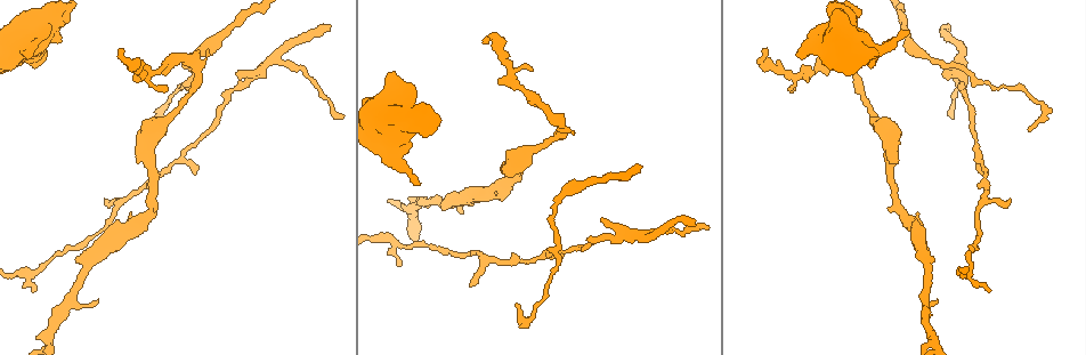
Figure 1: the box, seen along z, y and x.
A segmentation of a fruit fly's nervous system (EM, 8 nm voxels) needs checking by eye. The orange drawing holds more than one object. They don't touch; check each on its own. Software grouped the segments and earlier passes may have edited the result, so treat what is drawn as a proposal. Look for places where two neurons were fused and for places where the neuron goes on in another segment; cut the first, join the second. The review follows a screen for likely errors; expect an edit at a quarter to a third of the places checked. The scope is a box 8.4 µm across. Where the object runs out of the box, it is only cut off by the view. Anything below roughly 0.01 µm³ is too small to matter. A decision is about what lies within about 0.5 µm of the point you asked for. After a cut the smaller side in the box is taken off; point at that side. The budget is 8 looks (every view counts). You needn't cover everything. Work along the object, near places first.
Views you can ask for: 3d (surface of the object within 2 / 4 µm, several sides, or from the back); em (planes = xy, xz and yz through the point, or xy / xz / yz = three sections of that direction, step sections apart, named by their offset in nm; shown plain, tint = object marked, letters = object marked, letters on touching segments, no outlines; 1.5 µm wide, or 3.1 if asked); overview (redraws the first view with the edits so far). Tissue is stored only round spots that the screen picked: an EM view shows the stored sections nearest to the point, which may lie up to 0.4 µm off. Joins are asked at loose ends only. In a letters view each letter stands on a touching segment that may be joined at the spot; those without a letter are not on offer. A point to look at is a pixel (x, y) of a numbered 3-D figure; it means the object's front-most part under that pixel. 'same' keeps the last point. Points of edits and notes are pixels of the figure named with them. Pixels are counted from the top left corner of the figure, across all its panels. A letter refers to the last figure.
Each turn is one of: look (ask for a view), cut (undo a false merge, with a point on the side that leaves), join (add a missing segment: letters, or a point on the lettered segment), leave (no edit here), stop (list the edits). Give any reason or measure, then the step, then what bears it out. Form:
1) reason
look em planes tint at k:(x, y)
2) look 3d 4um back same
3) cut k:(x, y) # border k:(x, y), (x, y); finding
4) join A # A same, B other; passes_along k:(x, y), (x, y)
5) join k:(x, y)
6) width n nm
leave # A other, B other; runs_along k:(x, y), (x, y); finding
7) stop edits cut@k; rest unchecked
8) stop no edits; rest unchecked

free end
look 3d 2um at 1:(27, 56)

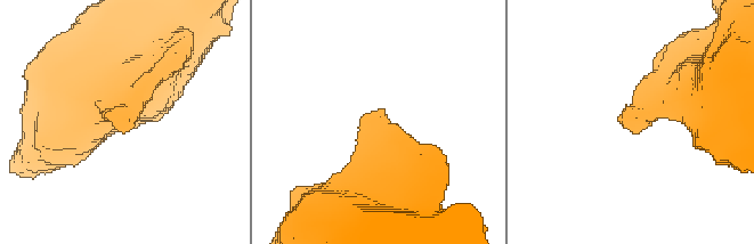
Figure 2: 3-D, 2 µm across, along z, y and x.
need the tissue
look em yz step 8 tint at 2:(379, 109)

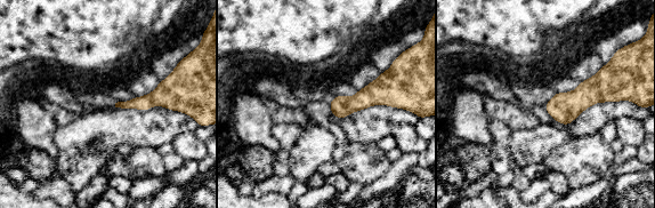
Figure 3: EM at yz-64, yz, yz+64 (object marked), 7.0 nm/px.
look em yz step 8 letters same

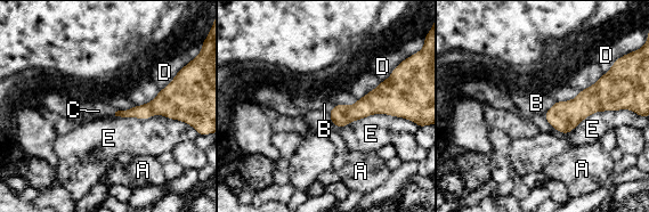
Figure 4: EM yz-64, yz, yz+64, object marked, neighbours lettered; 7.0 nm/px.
leave # A other, B other, C other, D other, E other; border 4:(554, 102), (544, 114); none of them fits

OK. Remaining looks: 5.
thin end
look 3d 4um at 1:(767, 48)

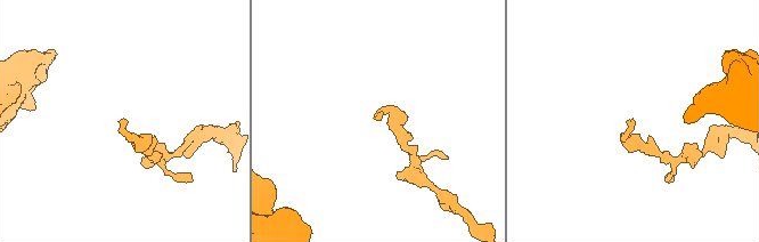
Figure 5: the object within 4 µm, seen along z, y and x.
look em xy step 8 letters at 5:(126, 121)

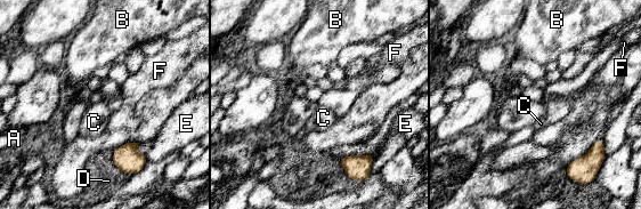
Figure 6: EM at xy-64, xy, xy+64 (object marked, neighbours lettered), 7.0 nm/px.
another direction
look em planes letters same

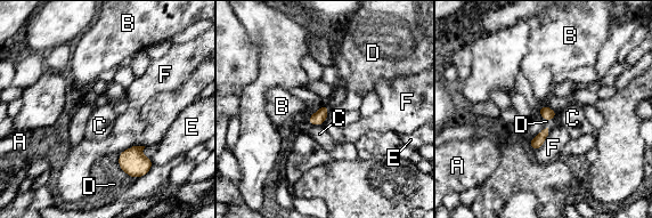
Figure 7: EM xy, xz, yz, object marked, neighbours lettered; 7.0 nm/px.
width 90 nm
leave # A other, B other, C other, D other, E other, F other; border 7:(557, 112), (553, 119), (546, 121); none of them fits

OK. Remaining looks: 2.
an open end
look em planes letters at 1:(693, 225)

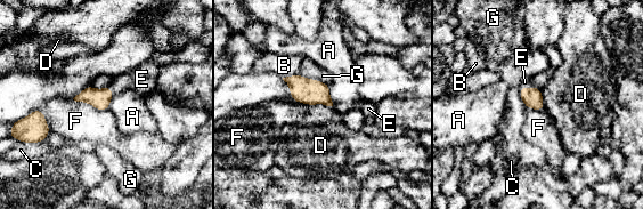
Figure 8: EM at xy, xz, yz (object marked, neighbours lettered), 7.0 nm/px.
join E # A other, B other, C other, D other, E same, F other, G other; passes_along 8:(99, 98), (111, 90), (141, 79); the neuron continues

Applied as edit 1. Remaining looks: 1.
stop edits join@8; rest unchecked

